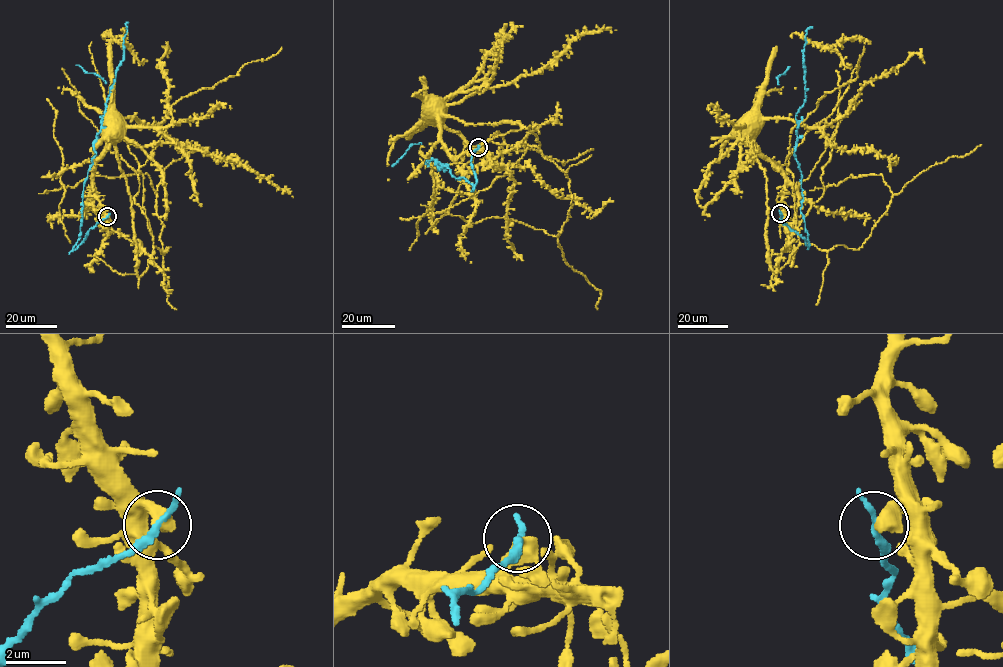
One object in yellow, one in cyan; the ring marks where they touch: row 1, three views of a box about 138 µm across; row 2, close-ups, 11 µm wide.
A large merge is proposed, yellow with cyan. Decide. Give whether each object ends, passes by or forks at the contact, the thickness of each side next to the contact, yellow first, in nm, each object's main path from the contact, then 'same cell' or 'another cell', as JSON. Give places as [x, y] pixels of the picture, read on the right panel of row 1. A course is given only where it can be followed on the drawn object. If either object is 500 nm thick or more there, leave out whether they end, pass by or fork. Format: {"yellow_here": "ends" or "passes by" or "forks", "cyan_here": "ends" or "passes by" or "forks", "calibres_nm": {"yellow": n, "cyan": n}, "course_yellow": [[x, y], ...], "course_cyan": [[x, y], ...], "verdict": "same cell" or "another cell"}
{"calibres_nm": {"yellow": 600, "cyan": 200}, "course_yellow": [[780, 213], [784, 175], [762, 154], [753, 141], [754, 135], [746, 125]], "course_cyan": [[780, 213], [808, 246], [794, 151], [796, 115], [805, 97], [802, 51], [812, 26]], "verdict": "another cell"}

